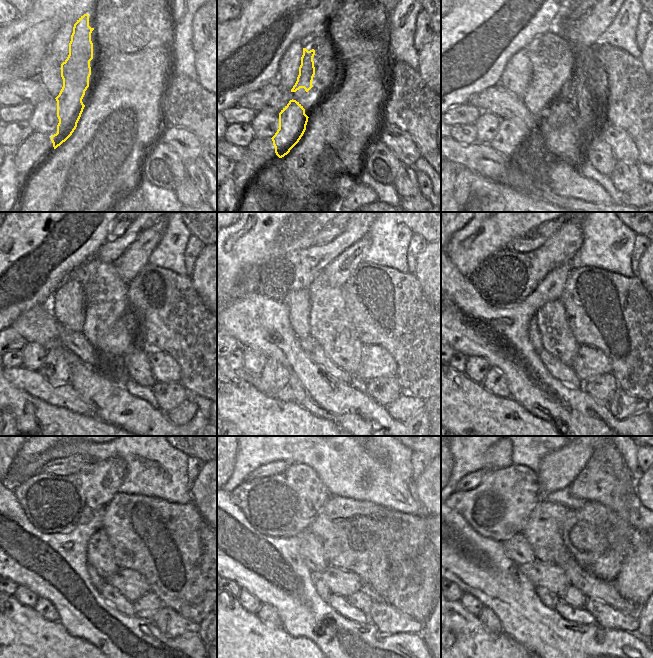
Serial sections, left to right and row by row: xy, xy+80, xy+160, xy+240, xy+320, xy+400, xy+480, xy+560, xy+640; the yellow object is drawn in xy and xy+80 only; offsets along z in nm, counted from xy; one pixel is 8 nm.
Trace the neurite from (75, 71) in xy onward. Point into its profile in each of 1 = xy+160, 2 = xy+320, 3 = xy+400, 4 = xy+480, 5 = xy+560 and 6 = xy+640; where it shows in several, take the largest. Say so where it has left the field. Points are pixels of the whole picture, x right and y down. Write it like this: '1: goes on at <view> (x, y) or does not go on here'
1: goes on at xy+160 (510, 139)
2: goes on at xy+320 (274, 377)
3: goes on at xy+400 (495, 382)
4: goes on at xy+480 (43, 607)
5: goes on at xy+560 (266, 613)
6: goes on at xy+640 (487, 617)

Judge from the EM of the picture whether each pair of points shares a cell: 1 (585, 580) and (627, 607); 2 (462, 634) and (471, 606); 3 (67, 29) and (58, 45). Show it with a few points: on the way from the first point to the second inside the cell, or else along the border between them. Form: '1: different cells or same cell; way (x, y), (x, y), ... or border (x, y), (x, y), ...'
1: same cell; way (595, 588), (605, 591), (617, 602)
2: different cells; border (460, 602), (468, 611), (476, 616)
3: same cell; way (64, 33), (61, 41)

